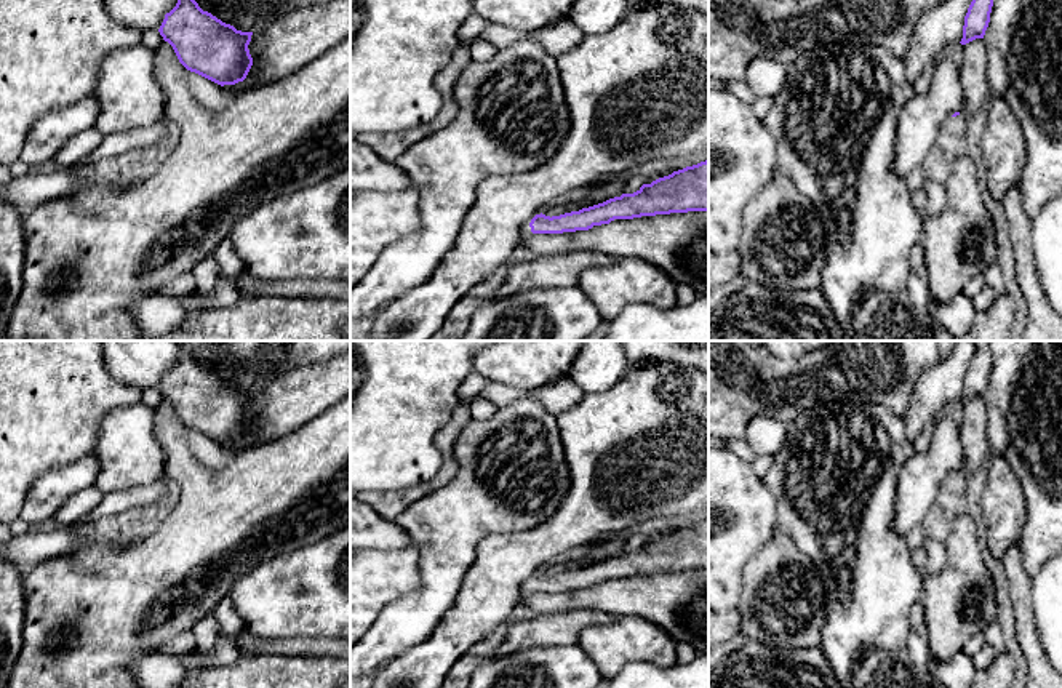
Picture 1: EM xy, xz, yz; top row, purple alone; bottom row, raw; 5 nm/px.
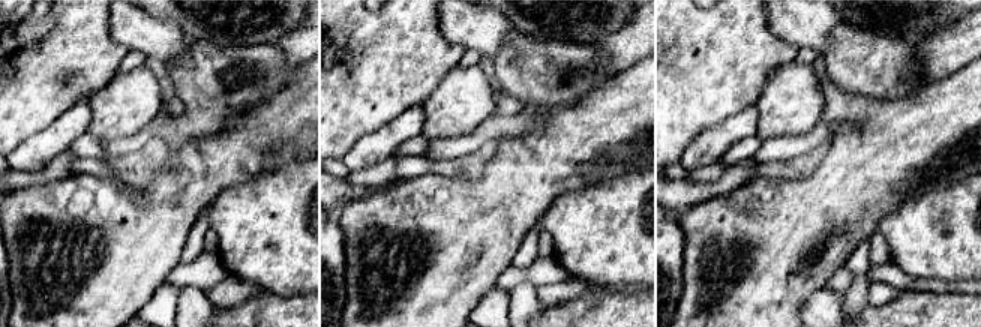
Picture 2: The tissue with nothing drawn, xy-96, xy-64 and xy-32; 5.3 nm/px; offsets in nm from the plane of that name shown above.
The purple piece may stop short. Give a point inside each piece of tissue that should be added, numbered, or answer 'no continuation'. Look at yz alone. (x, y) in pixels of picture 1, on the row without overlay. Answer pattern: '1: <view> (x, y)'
1: yz (955, 484)

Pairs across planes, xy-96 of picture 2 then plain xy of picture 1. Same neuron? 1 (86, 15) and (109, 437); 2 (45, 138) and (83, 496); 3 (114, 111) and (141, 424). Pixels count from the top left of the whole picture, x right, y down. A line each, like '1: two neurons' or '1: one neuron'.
1: two neurons
2: two neurons
3: one neuron

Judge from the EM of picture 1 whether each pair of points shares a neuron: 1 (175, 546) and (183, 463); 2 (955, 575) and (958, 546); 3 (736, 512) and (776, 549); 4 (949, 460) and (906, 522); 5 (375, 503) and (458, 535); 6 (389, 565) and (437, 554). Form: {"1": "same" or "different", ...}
{"1": "same", "2": "same", "3": "different", "4": "same", "5": "different", "6": "different"}

